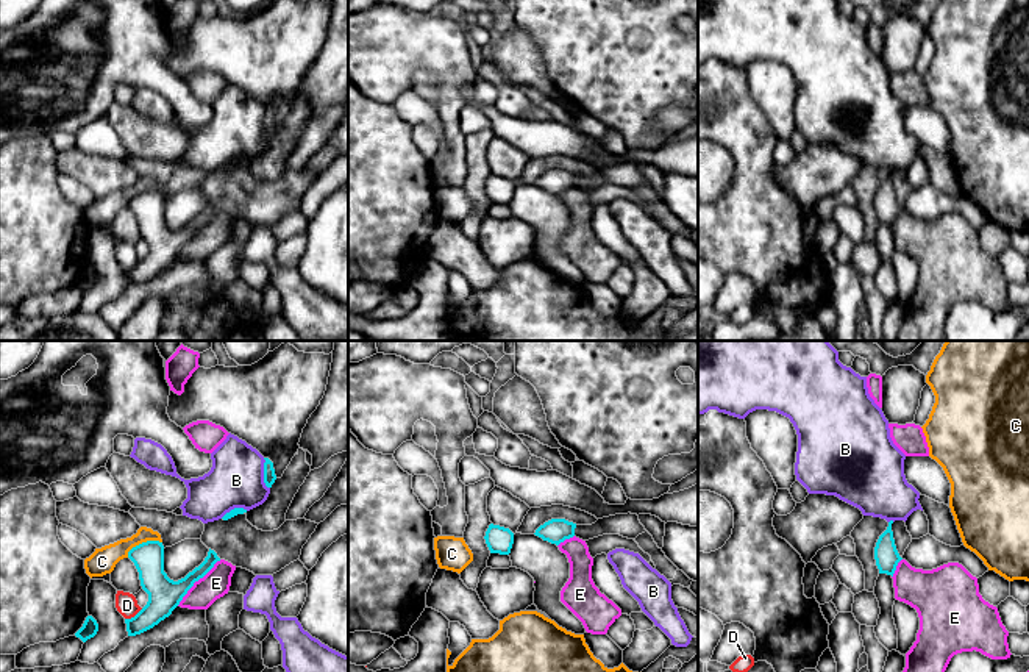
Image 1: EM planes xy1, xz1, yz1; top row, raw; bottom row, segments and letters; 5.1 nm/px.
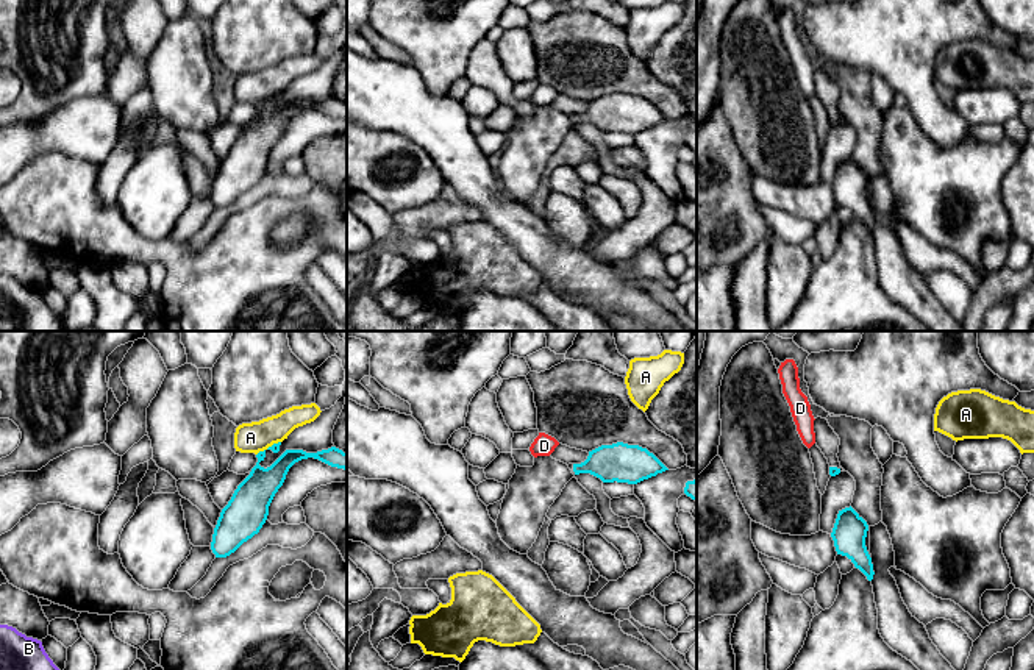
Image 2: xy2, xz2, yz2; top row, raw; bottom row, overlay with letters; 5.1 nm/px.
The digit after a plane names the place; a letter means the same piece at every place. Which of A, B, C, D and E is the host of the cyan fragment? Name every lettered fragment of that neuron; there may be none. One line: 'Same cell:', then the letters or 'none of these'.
Same cell: none of these

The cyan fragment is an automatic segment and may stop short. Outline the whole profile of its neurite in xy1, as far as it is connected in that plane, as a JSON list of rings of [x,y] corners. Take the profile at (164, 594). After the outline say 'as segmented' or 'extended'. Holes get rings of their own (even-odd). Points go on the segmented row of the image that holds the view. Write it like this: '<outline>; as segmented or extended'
[[[147,541],[128,552],[134,563],[142,589],[148,594],[147,605],[131,619],[125,619],[128,636],[141,634],[169,617],[195,581],[203,578],[220,558],[209,549],[205,561],[184,578],[173,581],[164,572],[164,545]]]; as segmented

